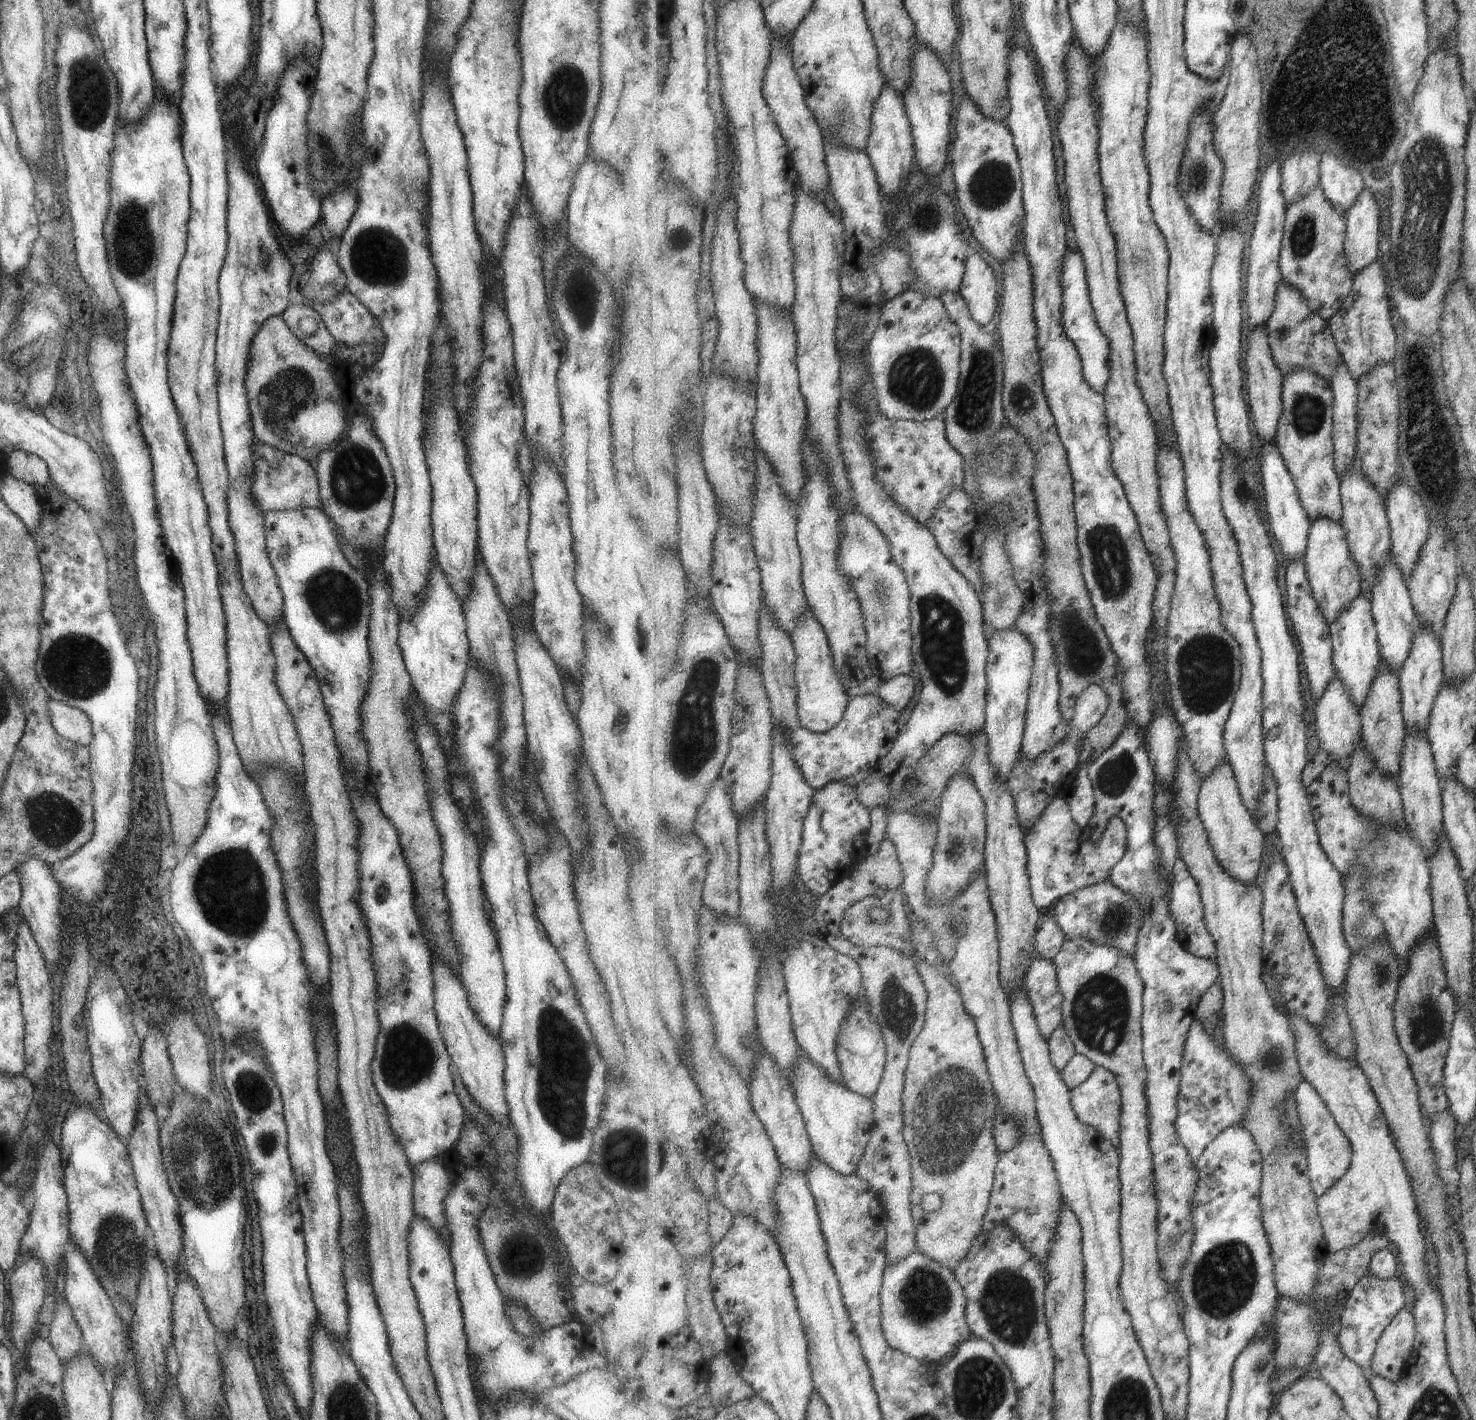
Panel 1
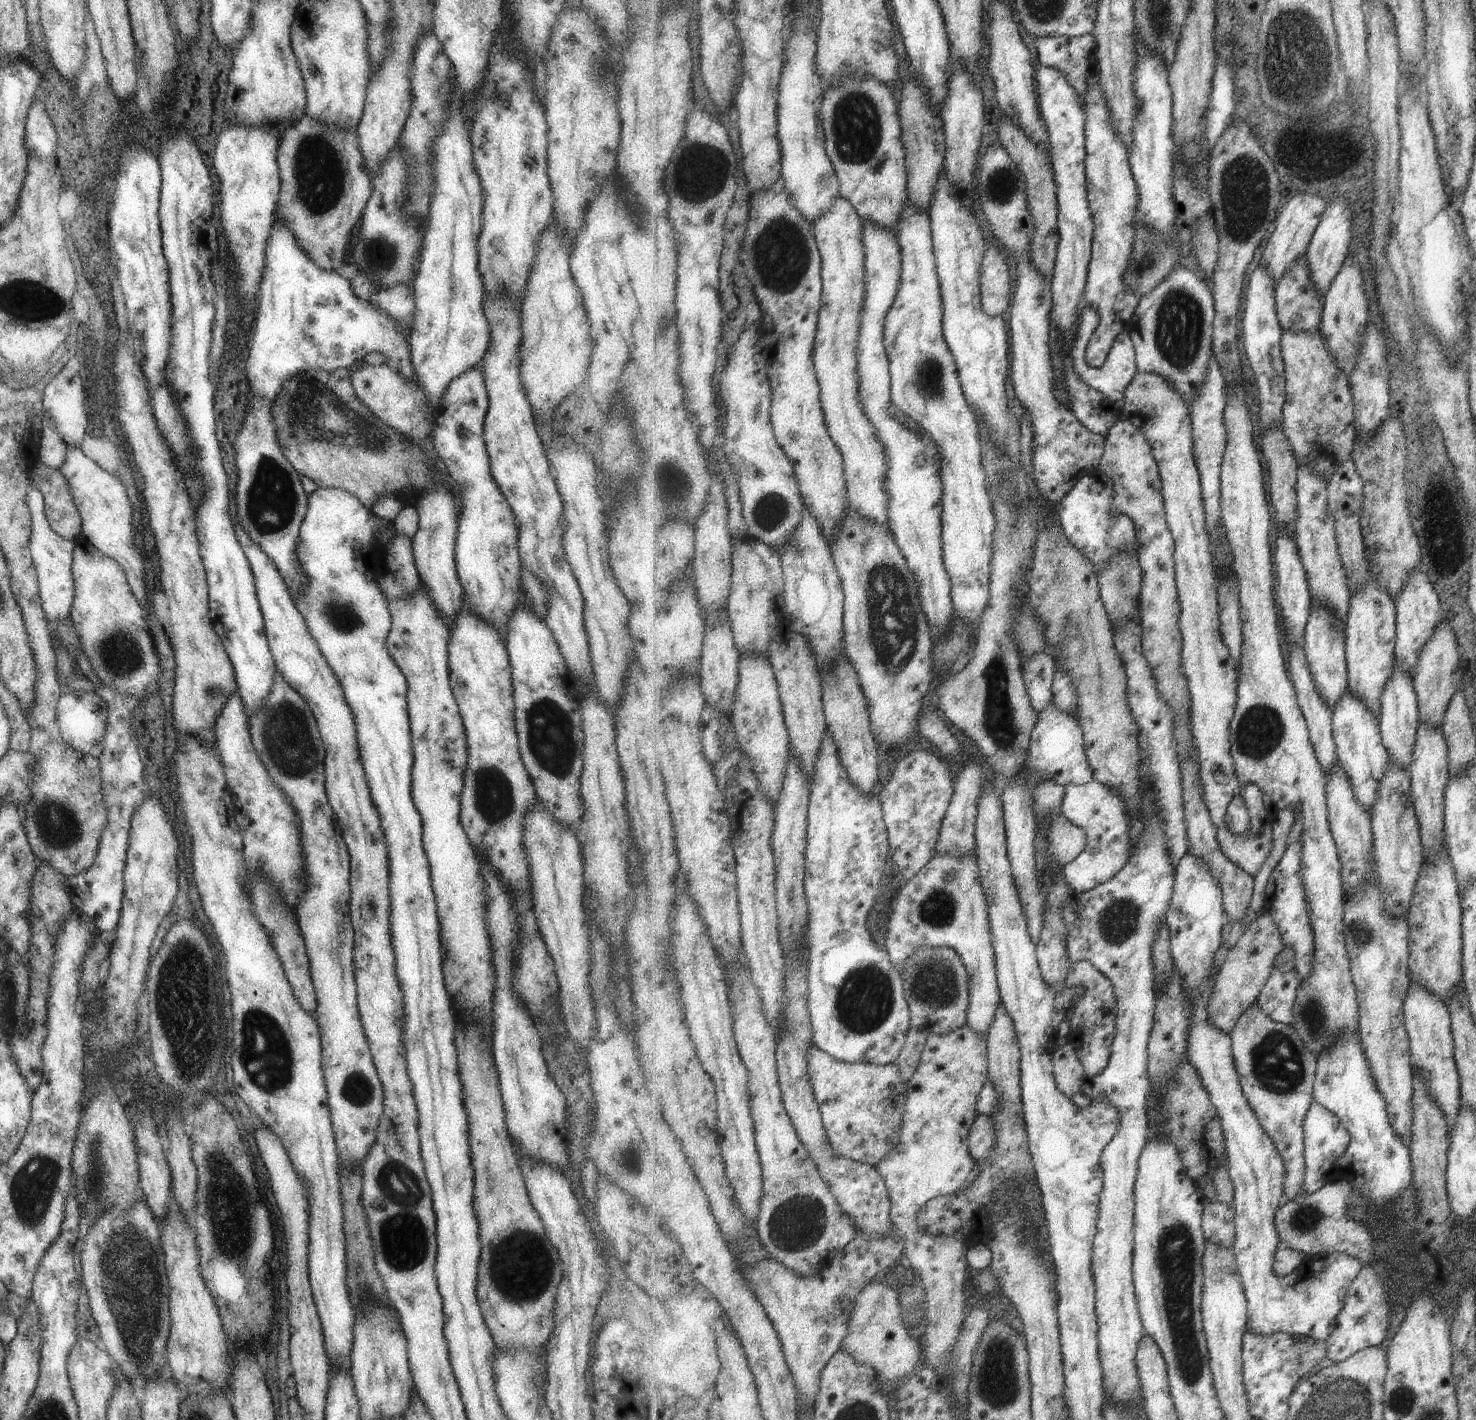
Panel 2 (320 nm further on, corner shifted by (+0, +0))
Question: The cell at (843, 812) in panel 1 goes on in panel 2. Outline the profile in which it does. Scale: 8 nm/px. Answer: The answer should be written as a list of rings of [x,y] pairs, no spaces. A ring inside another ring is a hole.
[[[828,730],[816,765],[810,788],[808,810],[806,897],[810,908],[808,936],[808,1009],[814,1032],[814,1044],[837,1060],[848,1063],[888,1065],[895,1063],[906,1047],[910,1032],[910,1004],[900,968],[890,959],[884,946],[873,940],[867,928],[871,910],[875,908],[885,882],[885,866],[889,856],[889,832],[878,791],[863,795],[853,784],[838,755],[838,745]]]

